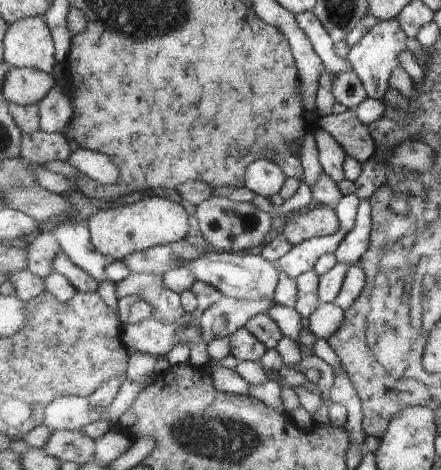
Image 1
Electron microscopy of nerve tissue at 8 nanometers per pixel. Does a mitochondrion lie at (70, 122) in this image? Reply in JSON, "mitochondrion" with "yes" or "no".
{"mitochondrion":"no"}

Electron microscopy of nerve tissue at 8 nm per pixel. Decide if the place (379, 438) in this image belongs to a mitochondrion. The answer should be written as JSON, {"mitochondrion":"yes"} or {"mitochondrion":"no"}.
{"mitochondrion":"no"}

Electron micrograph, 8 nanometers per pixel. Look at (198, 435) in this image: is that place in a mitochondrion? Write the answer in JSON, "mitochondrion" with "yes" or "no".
{"mitochondrion":"yes"}

